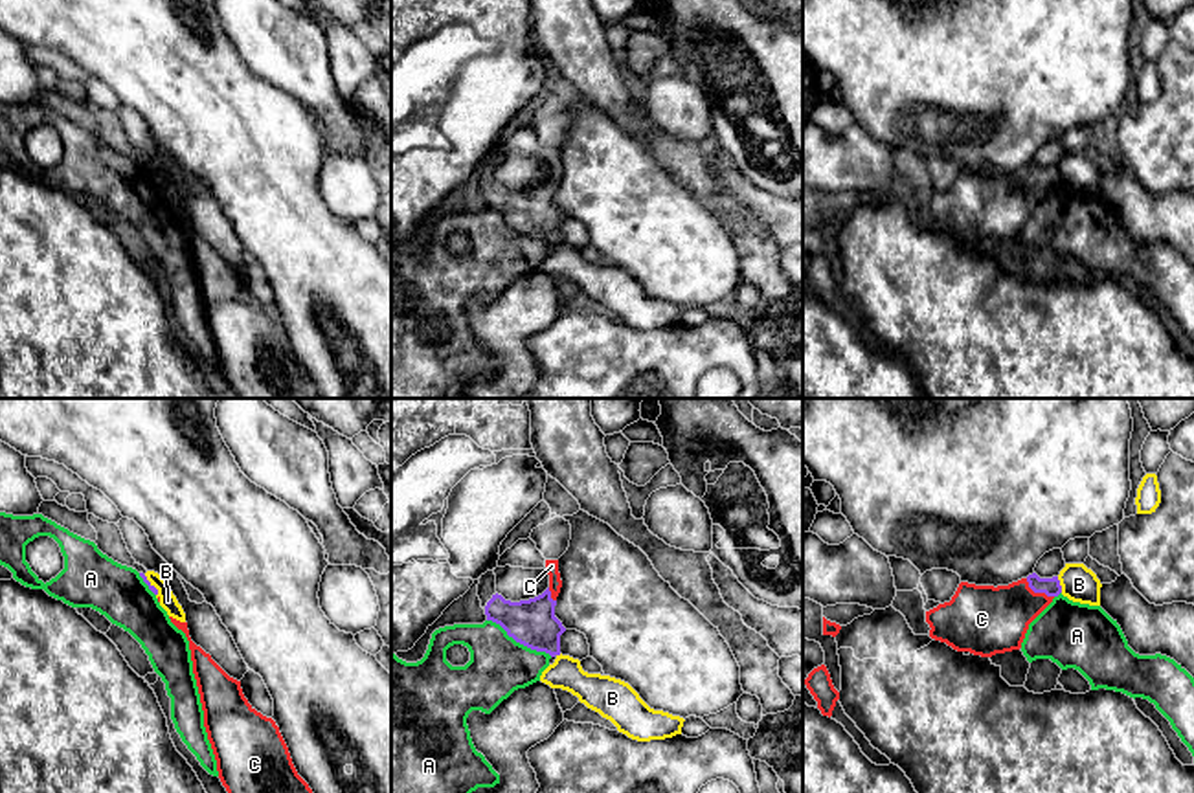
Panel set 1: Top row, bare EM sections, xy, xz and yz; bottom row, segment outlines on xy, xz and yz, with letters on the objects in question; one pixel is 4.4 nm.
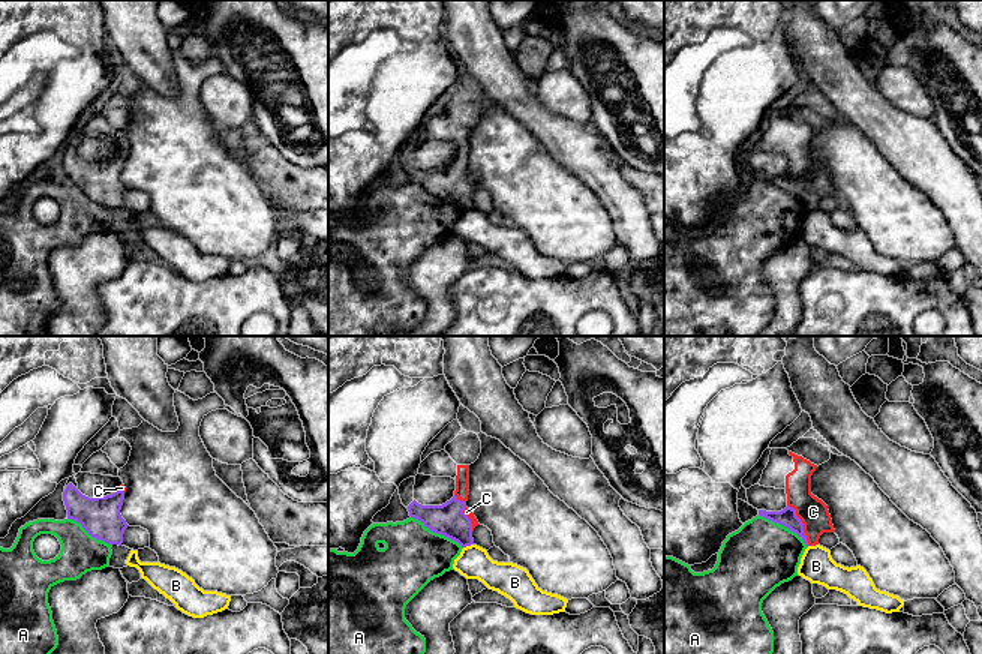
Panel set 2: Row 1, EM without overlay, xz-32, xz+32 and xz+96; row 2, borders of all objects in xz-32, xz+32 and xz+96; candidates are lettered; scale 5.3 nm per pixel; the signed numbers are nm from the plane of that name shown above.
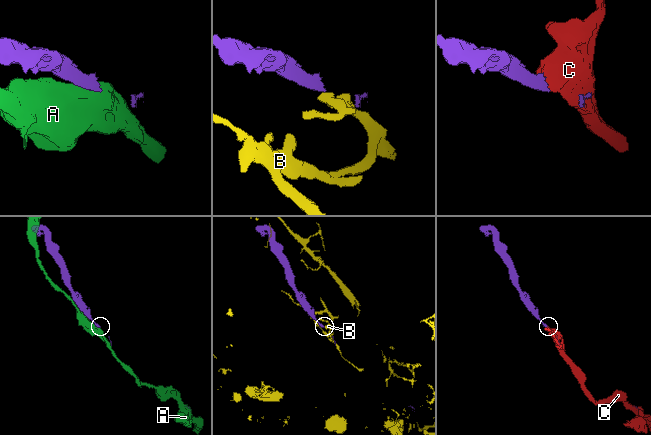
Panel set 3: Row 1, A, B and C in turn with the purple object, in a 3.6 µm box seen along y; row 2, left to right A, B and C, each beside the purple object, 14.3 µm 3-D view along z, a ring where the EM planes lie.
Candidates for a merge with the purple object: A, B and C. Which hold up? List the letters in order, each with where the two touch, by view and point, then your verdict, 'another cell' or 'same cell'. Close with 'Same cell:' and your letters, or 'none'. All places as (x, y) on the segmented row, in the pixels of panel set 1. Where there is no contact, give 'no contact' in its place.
A: xz (520, 643) | another cell
B: yz (1058, 584) | another cell
C: yz (1038, 591) | same cell
Same cell: C

